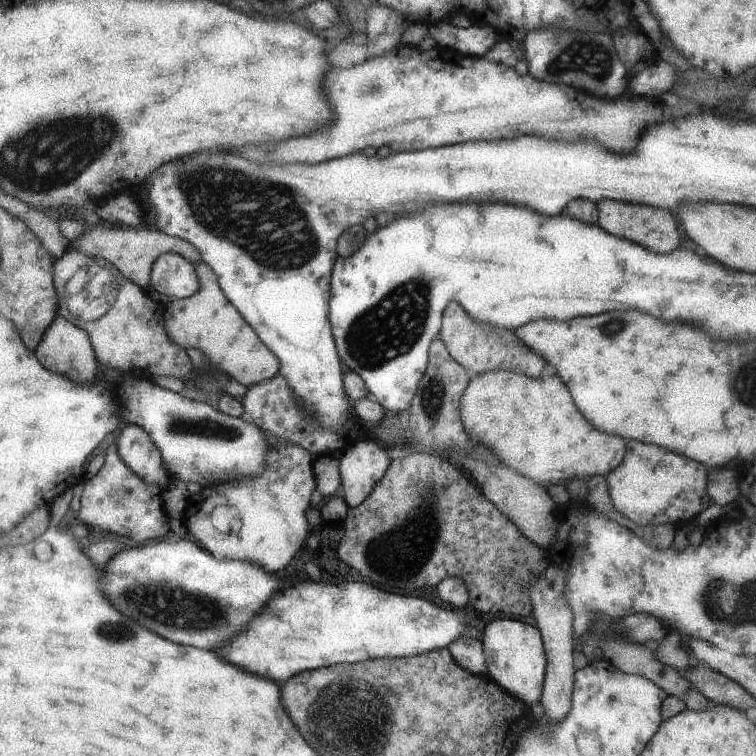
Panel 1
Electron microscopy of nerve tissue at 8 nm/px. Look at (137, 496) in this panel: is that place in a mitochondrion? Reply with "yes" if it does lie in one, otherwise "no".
no

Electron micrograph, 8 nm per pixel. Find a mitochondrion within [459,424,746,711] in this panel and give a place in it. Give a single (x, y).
(641, 655)

